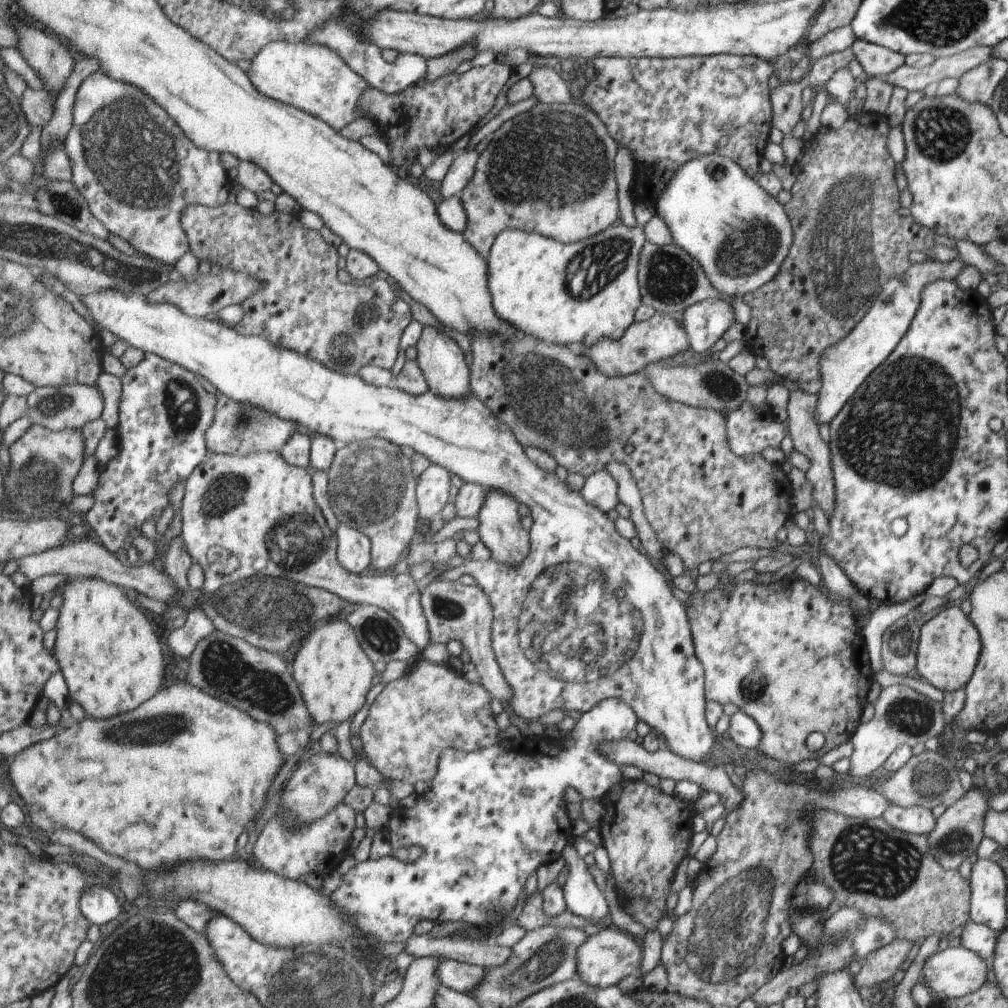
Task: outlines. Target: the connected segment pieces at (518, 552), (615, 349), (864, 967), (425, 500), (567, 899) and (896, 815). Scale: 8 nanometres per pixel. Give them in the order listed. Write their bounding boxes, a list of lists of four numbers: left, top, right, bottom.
[[478,490,530,565],[581,312,690,377],[854,938,913,990],[417,463,451,521],[562,853,608,921],[880,805,936,836]]

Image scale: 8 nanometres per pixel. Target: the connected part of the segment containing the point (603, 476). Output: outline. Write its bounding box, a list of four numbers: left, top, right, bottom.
[579,471,618,513]

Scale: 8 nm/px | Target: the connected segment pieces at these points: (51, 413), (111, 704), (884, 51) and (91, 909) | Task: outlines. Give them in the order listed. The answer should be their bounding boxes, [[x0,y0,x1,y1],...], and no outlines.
[[29,384,105,431],[53,578,169,719],[850,39,904,78],[80,885,123,926]]

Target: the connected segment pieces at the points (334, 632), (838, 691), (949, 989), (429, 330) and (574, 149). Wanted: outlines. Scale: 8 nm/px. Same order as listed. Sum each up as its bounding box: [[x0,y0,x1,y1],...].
[[289,618,373,724],[684,577,873,765],[920,944,990,1001],[416,325,469,398],[459,102,618,258]]

